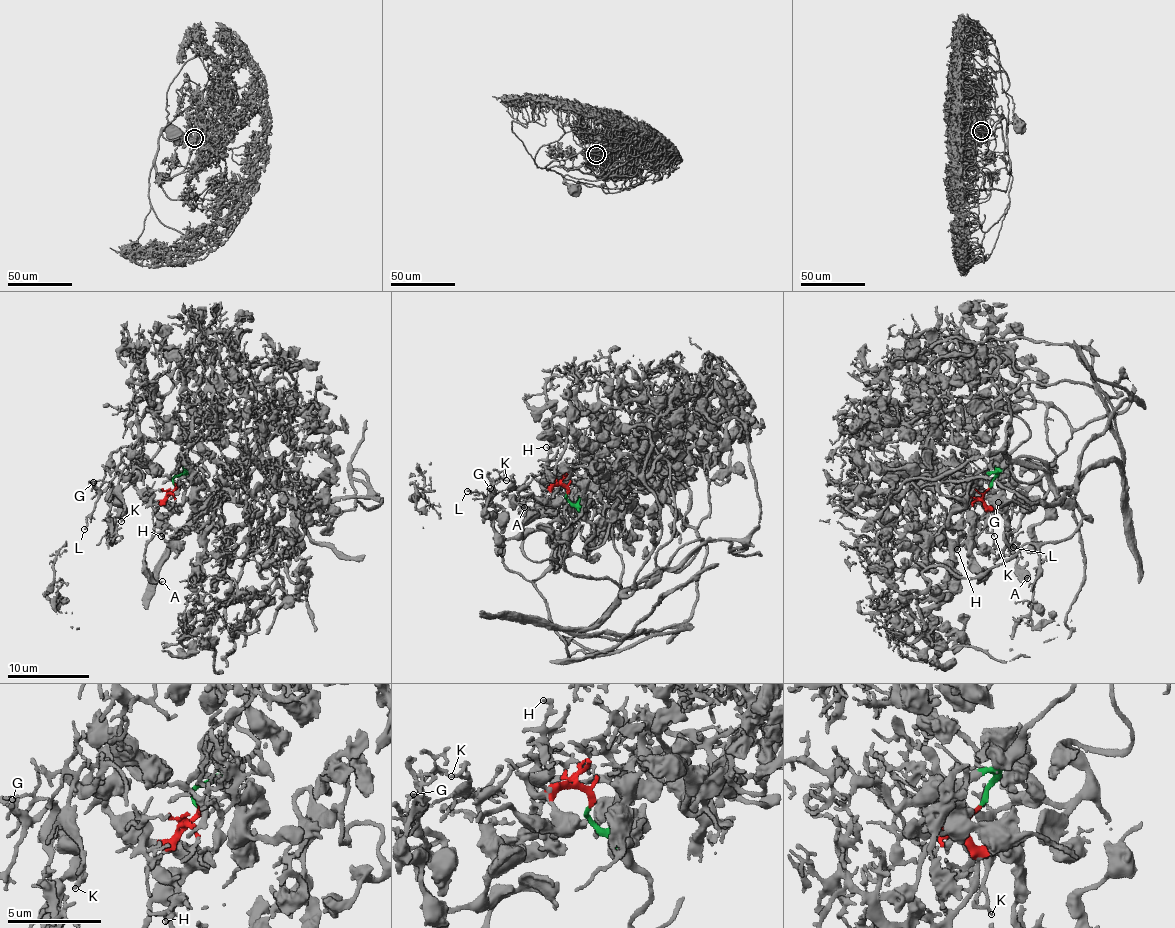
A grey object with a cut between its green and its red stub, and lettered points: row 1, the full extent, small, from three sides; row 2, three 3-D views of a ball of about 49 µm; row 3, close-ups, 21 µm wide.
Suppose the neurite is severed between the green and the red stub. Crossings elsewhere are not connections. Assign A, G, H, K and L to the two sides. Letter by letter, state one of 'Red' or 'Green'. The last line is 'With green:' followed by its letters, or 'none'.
A: Red
G: Green
H: Red
K: Green
L: Green
With green: G, K, L

